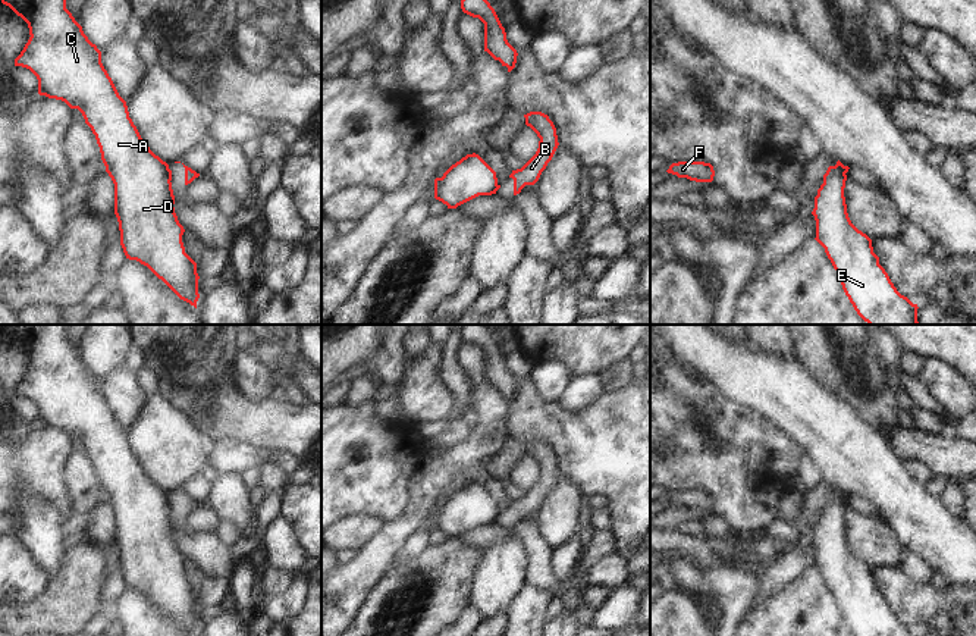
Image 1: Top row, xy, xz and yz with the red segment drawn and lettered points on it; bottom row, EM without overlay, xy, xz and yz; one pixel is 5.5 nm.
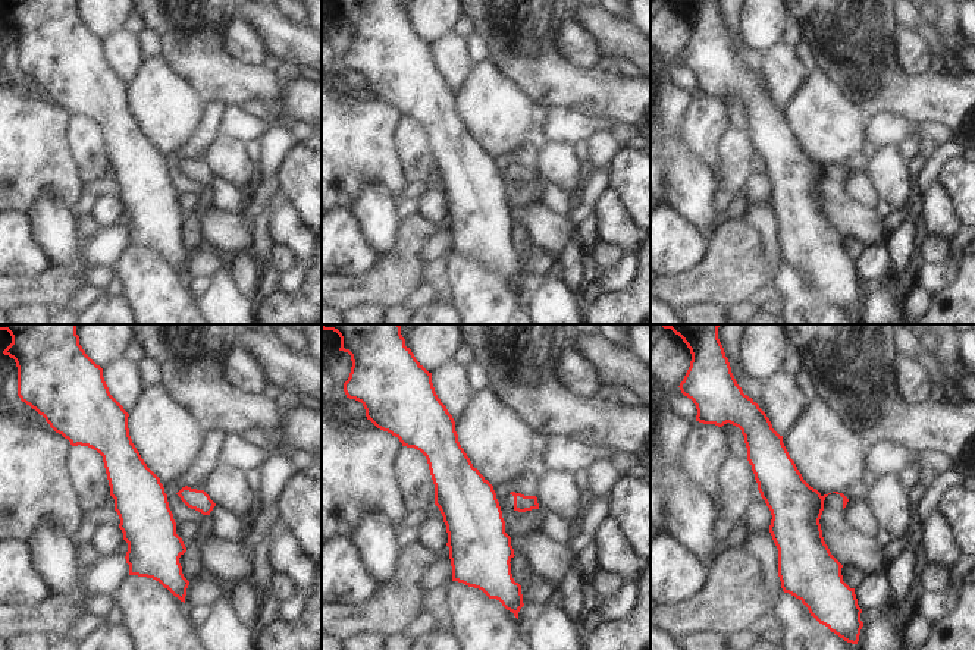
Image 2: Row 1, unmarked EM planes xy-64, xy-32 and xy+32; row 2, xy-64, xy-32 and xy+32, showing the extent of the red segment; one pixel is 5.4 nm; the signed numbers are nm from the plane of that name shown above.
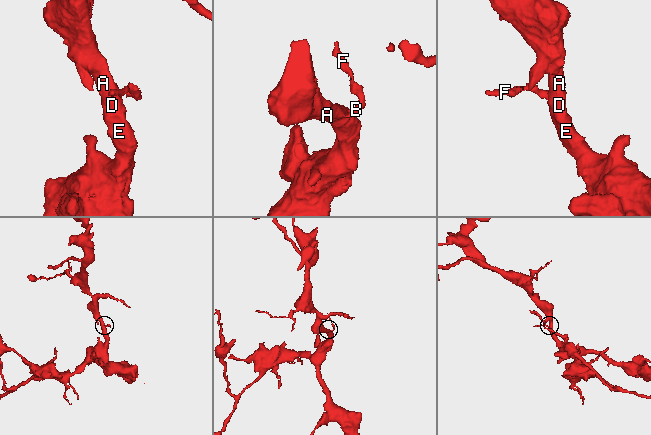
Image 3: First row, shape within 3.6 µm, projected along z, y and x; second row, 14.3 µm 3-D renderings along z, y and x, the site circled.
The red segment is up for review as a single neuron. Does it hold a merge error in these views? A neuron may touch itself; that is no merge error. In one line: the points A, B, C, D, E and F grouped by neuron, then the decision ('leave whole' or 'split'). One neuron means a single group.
A C D E / B F; split

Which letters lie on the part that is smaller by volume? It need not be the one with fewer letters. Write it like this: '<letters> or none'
B, F

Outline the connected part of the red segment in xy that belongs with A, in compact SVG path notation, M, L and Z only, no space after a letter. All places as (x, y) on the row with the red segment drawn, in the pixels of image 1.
M1 0L29 28L29 40L15 66L29 69L38 79L38 94L78 109L100 147L106 172L114 184L114 214L120 245L126 259L147 266L181 300L197 308L197 263L185 253L183 226L175 213L175 195L167 175L169 165L156 156L129 118L126 101L119 95L101 63L101 51L84 34L66 9L66 0Z

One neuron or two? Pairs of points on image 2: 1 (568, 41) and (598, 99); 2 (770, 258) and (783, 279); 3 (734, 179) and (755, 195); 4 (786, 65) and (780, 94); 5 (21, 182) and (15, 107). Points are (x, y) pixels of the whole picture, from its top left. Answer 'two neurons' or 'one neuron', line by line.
1: two neurons
2: two neurons
3: two neurons
4: one neuron
5: one neuron

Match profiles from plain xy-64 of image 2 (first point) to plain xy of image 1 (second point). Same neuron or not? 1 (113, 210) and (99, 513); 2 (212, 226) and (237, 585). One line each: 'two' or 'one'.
1: one
2: two

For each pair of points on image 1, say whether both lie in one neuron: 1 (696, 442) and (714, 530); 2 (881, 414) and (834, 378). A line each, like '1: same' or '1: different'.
1: different
2: same

